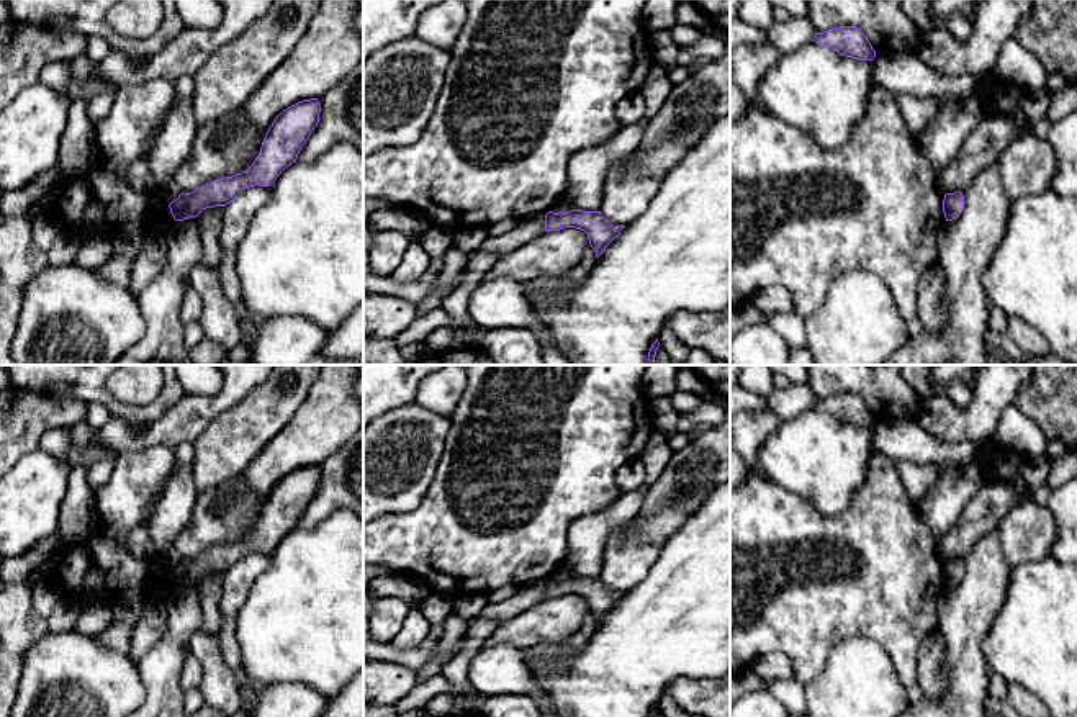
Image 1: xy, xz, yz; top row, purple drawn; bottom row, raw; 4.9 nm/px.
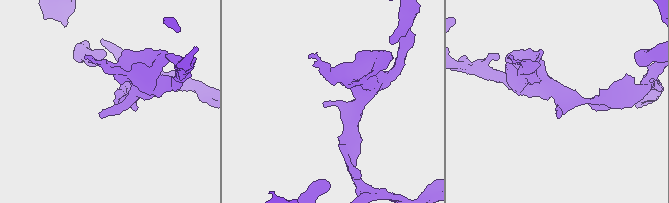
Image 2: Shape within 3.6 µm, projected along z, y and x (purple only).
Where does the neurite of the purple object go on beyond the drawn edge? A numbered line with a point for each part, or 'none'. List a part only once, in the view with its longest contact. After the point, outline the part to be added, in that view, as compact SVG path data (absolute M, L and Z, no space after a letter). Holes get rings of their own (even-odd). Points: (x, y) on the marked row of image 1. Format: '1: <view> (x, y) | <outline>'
none

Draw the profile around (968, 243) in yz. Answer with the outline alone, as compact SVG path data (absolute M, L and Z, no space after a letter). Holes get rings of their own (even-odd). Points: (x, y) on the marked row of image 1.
M994 164L977 174L962 195L962 213L946 221L938 239L938 262L946 277L943 303L949 309L949 319L936 332L923 331L918 339L881 365L989 365L989 309L992 304L982 285L982 273L1002 242L1012 205L1002 183L1000 165Z

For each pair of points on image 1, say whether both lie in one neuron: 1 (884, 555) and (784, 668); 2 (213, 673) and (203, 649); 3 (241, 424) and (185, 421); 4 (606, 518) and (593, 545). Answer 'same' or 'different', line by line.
1: different
2: same
3: different
4: same

